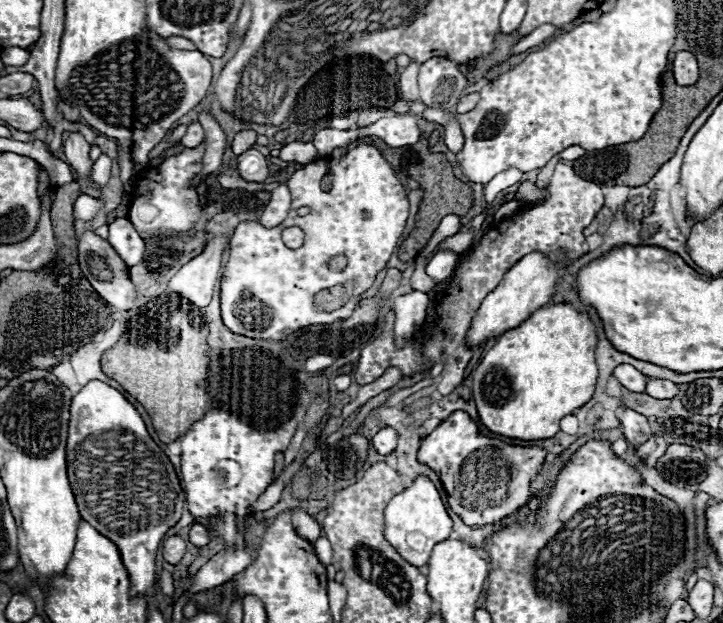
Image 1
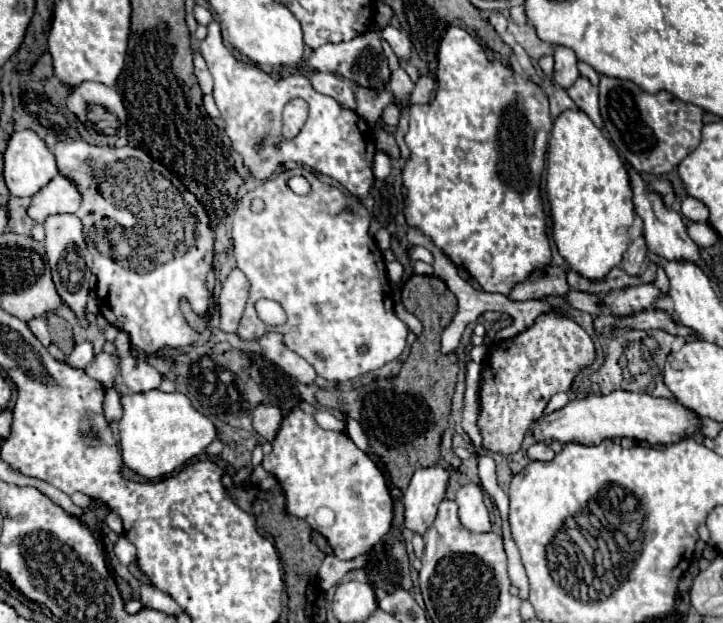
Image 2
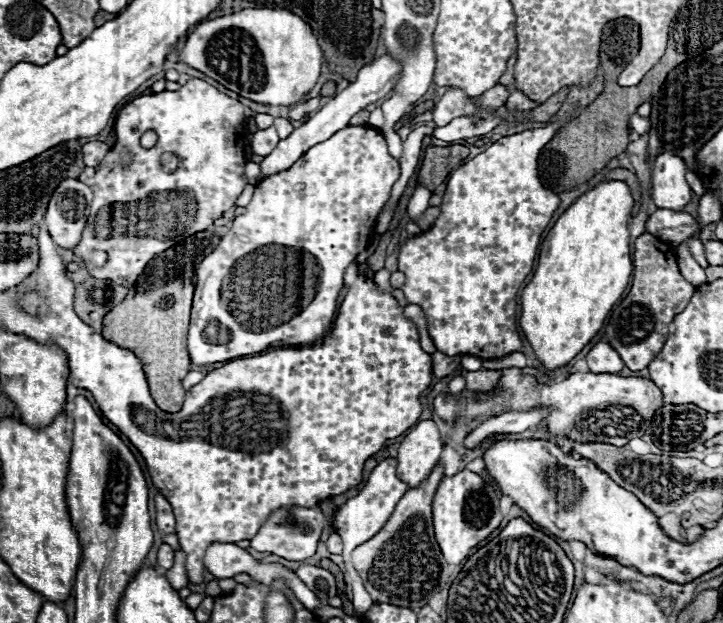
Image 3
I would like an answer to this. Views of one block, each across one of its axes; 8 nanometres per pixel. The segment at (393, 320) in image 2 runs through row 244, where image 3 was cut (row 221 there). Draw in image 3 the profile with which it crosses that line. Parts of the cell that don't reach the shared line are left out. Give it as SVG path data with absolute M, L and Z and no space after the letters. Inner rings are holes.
M360 124L338 130L332 138L312 146L286 172L268 176L262 182L258 182L254 196L246 206L246 212L236 216L232 228L222 236L214 252L208 254L196 270L196 294L194 294L190 334L188 334L188 352L192 364L204 366L204 364L228 362L234 358L260 354L266 350L262 348L264 342L262 334L268 334L268 330L272 336L270 342L282 342L284 346L312 346L322 342L334 322L336 298L344 288L346 268L356 260L356 256L362 250L366 250L376 218L384 208L384 204L388 202L390 190L398 178L400 178L400 164L388 154L386 138L382 136L382 132L378 128L374 130L370 126ZM212 322L216 322L218 330L228 328L230 332L206 332L206 326L210 330Z

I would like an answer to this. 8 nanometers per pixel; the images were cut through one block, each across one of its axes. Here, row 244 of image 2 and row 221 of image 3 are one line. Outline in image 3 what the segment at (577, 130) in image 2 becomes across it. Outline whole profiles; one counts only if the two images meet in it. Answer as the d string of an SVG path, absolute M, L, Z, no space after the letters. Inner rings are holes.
M610 180L598 184L596 188L582 194L554 224L540 246L538 266L534 270L534 278L524 288L520 296L520 328L530 342L536 358L540 360L544 370L556 370L566 366L582 348L598 334L604 326L604 320L612 306L620 300L626 290L626 284L632 274L632 260L630 260L630 232L628 220L632 210L632 194L630 188L620 180Z

